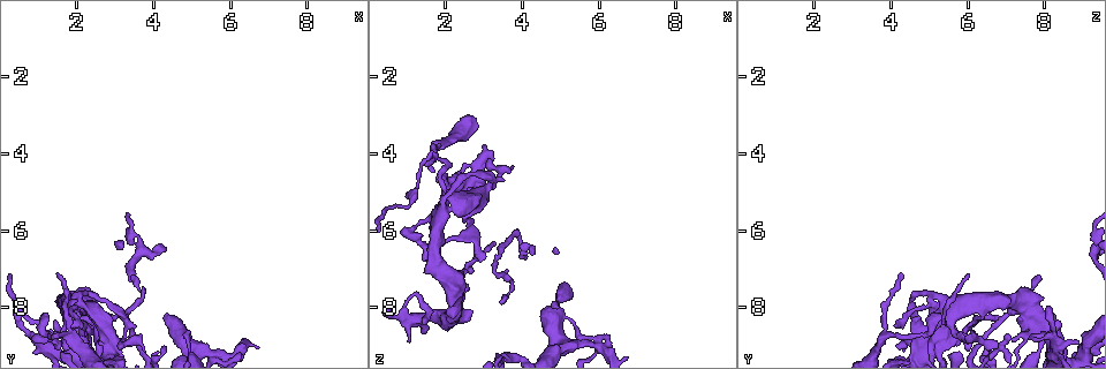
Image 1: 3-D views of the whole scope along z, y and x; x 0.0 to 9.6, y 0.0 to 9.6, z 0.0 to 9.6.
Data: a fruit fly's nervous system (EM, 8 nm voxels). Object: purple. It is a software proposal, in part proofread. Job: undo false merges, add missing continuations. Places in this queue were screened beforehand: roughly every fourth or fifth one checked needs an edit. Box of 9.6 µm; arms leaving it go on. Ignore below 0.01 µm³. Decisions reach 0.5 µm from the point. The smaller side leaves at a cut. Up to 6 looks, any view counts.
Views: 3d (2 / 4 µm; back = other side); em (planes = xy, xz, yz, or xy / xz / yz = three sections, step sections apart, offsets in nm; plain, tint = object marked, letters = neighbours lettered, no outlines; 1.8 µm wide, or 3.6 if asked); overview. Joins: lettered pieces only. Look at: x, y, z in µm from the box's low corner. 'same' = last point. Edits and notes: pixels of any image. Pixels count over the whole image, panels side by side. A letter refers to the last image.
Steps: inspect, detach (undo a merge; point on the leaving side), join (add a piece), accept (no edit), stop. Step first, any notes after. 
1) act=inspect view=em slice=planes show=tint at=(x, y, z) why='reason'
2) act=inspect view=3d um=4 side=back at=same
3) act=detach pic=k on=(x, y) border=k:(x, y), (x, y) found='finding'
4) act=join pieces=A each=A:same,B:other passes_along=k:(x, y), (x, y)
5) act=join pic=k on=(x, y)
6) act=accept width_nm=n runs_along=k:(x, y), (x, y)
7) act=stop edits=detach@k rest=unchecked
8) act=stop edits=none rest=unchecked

act=inspect view=3d um=4 at=(4.85, 8.60, 8.00) why='long arm stops here'

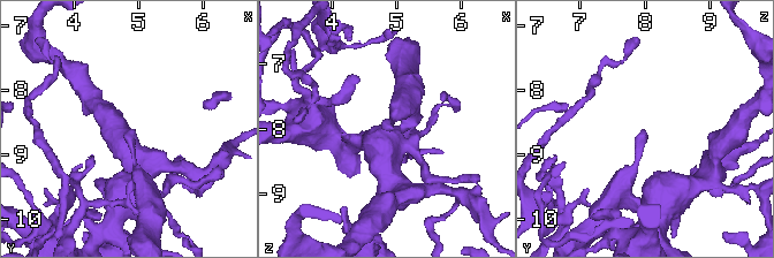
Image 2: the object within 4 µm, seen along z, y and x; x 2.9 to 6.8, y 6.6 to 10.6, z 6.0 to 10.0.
act=inspect view=em um=3.6 slice=yz step=16 show=letters at=(4.90, 8.60, 7.95)

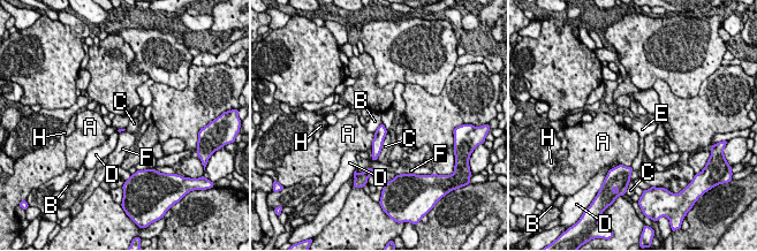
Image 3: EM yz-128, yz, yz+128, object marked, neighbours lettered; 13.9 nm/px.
act=inspect view=em um=3.6 slice=planes show=letters at=same

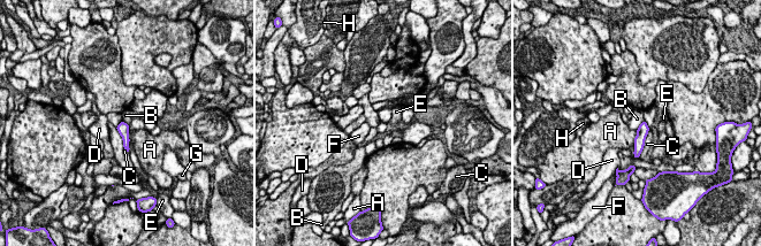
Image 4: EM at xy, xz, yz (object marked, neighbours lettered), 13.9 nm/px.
act=accept each=A:other,B:other,C:other,D:other,E:other,F:other,G:other,H:other found='no lettered piece goes on from it'

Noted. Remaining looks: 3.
act=inspect view=3d um=2 at=(1.85, 7.95, 4.85) why='sudden change in width'

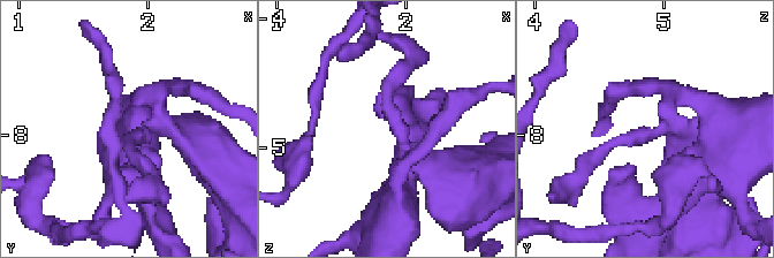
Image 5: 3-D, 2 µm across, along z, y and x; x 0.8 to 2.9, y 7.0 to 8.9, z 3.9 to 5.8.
act=inspect view=em slice=planes show=plain at=(1.90, 7.94, 4.82)

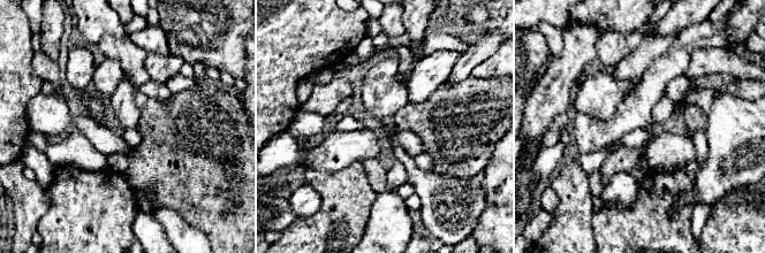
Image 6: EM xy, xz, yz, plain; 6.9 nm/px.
act=inspect view=em slice=planes show=letters at=same why='what lies round it'

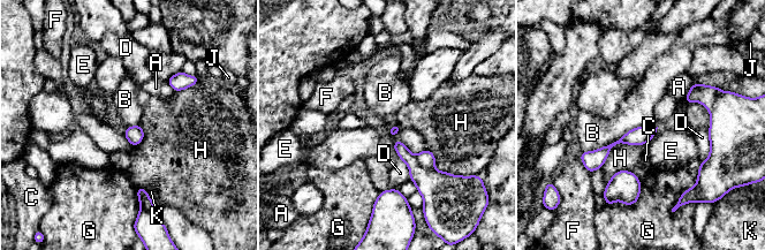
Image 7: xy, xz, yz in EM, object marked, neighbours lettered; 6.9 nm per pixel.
act=accept width_nm=70 longest_contact=B:500nm each=A:other,B:other,C:other,D:other,E:other,F:other,G:other,H:other,J:other,K:other found='all the same neuron'

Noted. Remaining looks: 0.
act=stop edits=none rest=unchecked

